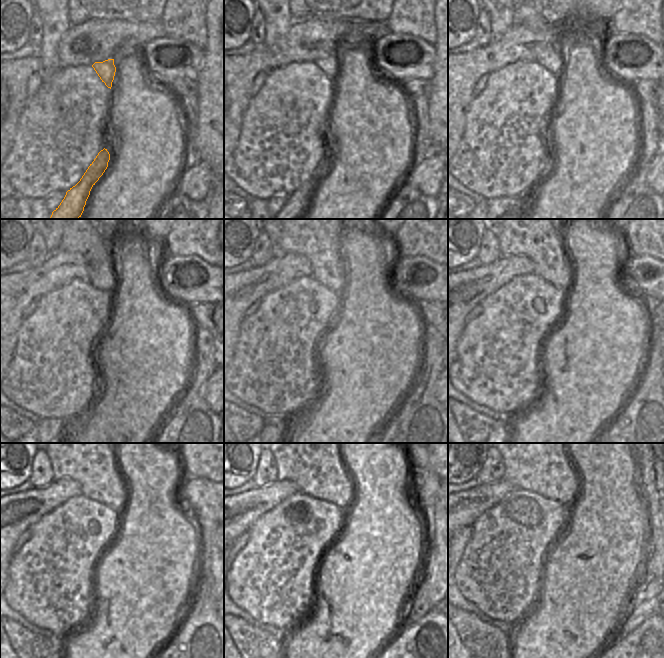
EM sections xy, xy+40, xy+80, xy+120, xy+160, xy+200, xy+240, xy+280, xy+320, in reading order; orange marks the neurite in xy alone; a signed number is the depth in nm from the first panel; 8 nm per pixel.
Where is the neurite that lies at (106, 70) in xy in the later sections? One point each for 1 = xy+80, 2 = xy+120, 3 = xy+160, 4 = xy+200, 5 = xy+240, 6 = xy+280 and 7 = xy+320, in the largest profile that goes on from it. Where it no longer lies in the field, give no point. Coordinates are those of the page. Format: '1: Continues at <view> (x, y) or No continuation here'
1: Continues at xy+80 (552, 59)
2: Continues at xy+120 (99, 254)
3: Continues at xy+160 (310, 239)
4: Continues at xy+200 (538, 239)
5: Continues at xy+240 (92, 463)
6: Continues at xy+280 (315, 463)
7: Continues at xy+320 (542, 463)

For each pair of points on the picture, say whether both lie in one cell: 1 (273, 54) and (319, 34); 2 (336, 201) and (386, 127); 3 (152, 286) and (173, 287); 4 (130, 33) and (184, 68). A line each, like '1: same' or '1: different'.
1: same
2: same
3: different
4: different

